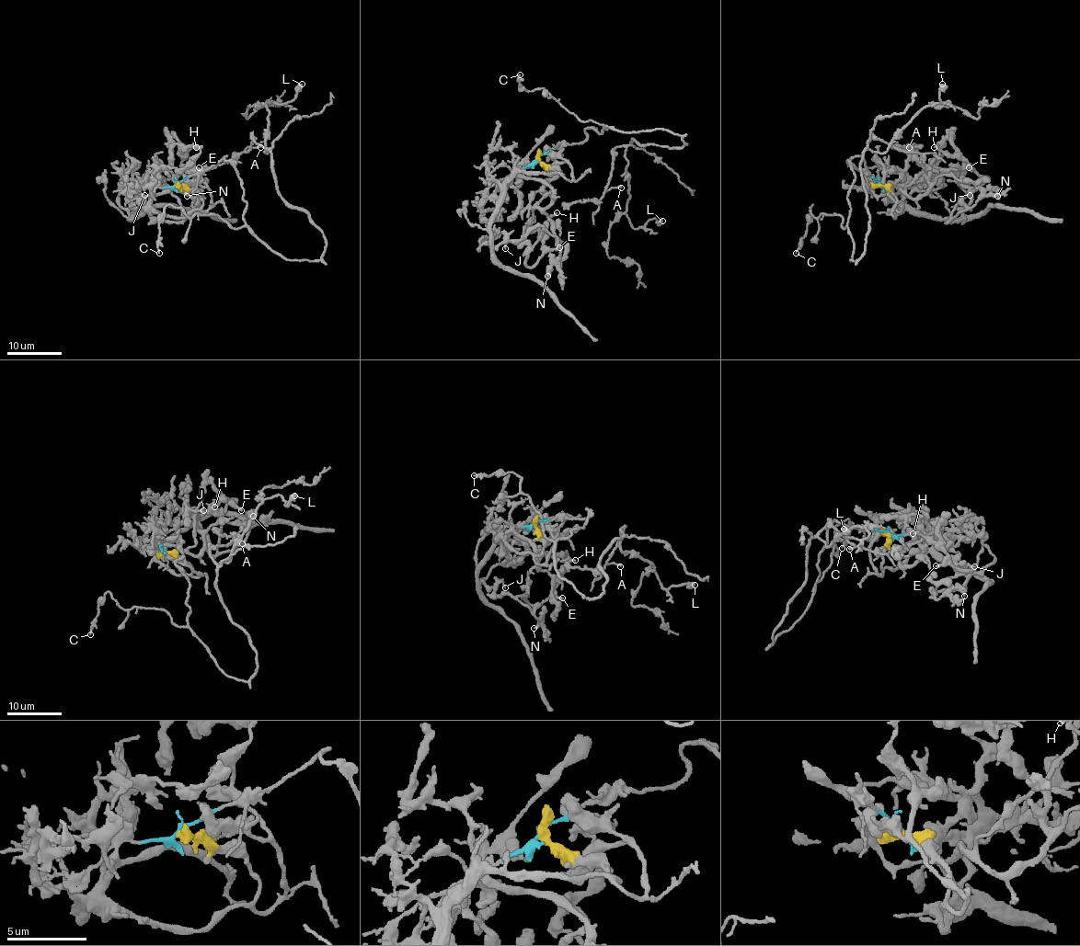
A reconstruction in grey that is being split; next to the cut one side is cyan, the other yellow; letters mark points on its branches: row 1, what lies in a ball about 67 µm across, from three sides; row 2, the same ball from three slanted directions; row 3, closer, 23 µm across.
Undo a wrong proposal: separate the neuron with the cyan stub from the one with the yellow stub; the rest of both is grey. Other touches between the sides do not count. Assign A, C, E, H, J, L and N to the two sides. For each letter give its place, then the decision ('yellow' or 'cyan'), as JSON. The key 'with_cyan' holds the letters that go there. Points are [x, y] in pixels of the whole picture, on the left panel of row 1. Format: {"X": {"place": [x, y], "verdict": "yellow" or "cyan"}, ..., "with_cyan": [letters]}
{"A": {"place": [260, 147], "verdict": "cyan"}, "C": {"place": [159, 253], "verdict": "cyan"}, "E": {"place": [199, 167], "verdict": "yellow"}, "H": {"place": [196, 147], "verdict": "yellow"}, "J": {"place": [144, 195], "verdict": "yellow"}, "L": {"place": [302, 84], "verdict": "cyan"}, "N": {"place": [187, 196], "verdict": "yellow"}, "with_cyan": ["A", "C", "L"]}

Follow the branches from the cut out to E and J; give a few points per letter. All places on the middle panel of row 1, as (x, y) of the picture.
E: (536, 158), (564, 175), (511, 177), (551, 187), (531, 225), (543, 247), (559, 247)
J: (536, 158), (564, 175), (519, 172), (505, 186), (489, 237), (489, 243), (498, 245), (505, 236), (505, 248)

